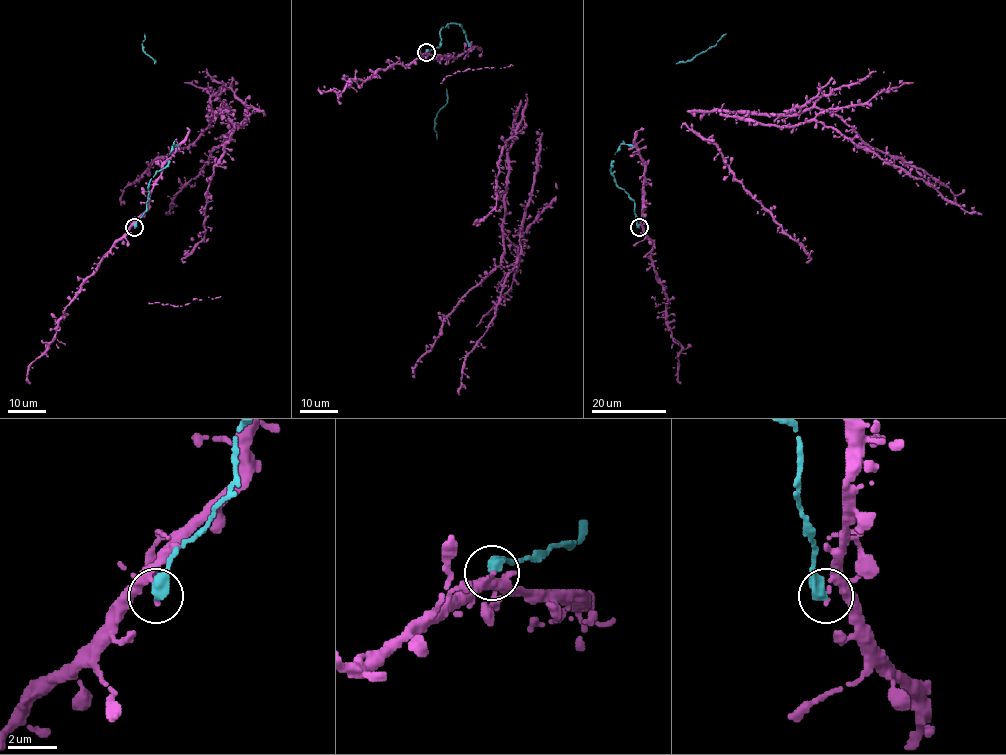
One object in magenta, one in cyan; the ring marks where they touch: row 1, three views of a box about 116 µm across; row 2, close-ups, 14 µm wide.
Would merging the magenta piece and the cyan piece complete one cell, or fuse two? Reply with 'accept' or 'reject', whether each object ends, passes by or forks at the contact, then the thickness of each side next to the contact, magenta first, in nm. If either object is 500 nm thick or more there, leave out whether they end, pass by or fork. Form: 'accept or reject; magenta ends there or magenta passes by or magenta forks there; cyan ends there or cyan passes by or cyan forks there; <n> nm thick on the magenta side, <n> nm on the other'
reject; 140 nm thick on the magenta side, 500 nm on the other

